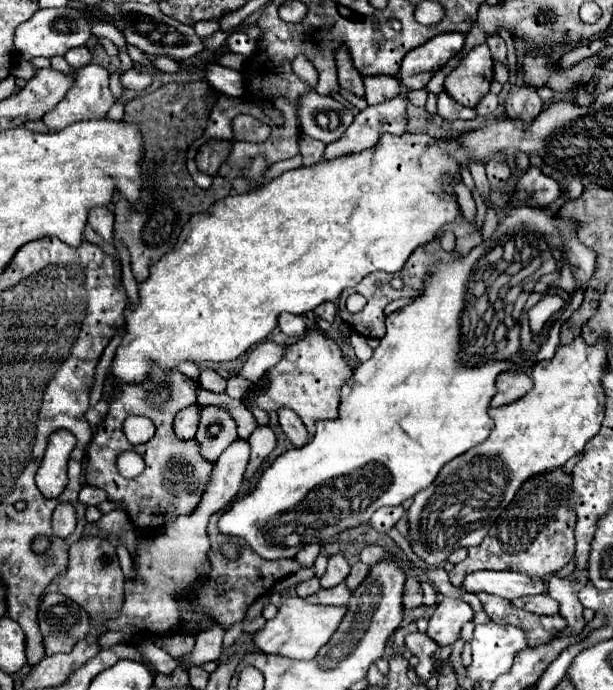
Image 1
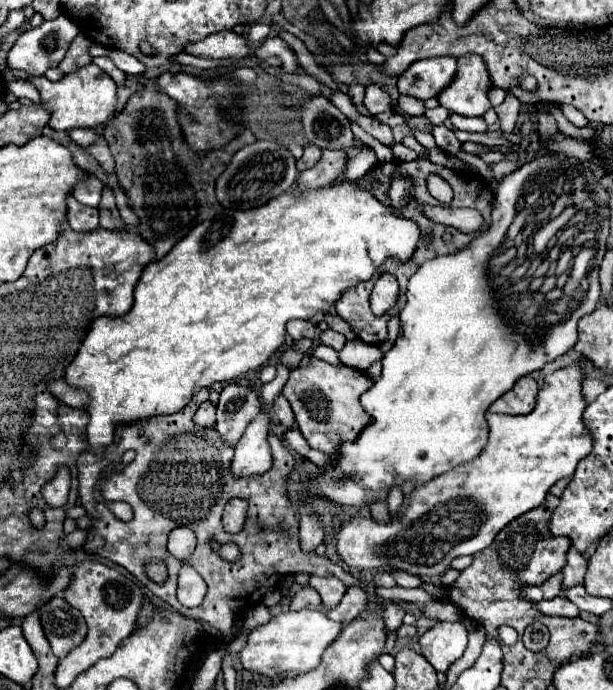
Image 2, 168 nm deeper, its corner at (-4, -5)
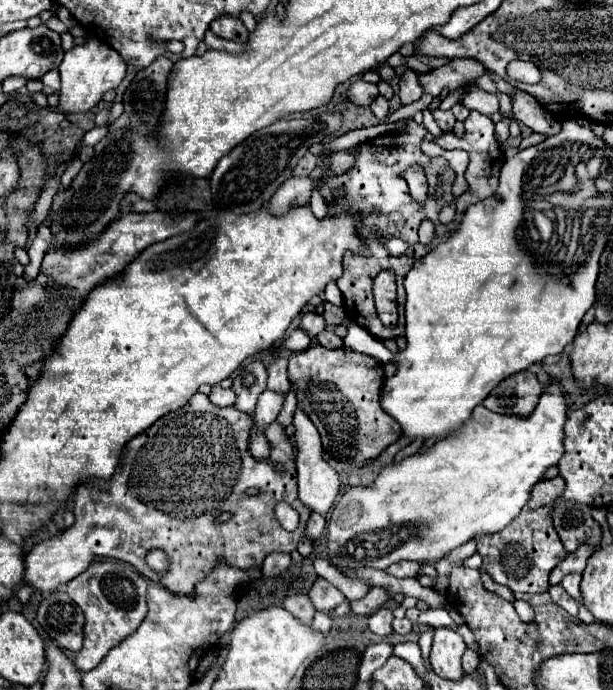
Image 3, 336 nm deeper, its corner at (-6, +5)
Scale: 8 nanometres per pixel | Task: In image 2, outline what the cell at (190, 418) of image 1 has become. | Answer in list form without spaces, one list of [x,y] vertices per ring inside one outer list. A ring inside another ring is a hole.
[[[204,402],[198,408],[198,412],[194,416],[194,422],[198,426],[214,426],[214,422],[216,422],[216,406],[212,402]]]

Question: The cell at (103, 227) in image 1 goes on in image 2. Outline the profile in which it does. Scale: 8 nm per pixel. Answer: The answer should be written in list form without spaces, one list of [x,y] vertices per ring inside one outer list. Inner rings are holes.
[[[88,176],[86,180],[80,180],[74,188],[74,198],[82,204],[88,206],[98,206],[100,204],[100,192],[102,192],[102,182],[96,176]]]

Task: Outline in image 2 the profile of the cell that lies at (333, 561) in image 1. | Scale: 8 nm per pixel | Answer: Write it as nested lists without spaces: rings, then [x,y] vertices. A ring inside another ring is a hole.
[[[310,576],[310,586],[320,594],[322,598],[322,614],[326,614],[330,608],[338,606],[340,598],[346,592],[346,586],[336,580],[334,576],[330,578],[320,578],[320,576]]]

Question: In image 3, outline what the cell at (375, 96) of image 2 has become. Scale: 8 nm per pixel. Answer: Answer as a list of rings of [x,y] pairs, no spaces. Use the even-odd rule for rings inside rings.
[[[364,80],[354,82],[350,88],[350,100],[358,106],[370,106],[376,96],[378,96],[378,86]]]

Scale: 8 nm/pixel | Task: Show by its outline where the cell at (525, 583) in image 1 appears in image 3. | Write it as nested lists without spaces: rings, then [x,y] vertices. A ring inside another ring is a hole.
[[[578,548],[578,552],[574,554],[568,554],[554,570],[552,570],[552,576],[550,576],[550,584],[560,584],[562,578],[570,572],[584,572],[586,568],[586,560],[588,556],[592,554],[594,548]]]

